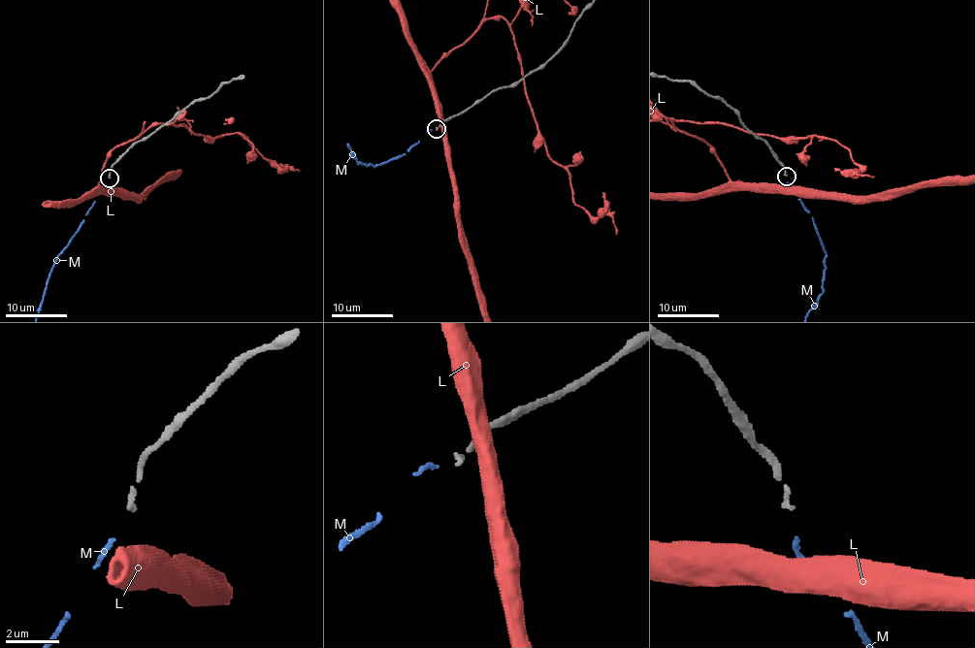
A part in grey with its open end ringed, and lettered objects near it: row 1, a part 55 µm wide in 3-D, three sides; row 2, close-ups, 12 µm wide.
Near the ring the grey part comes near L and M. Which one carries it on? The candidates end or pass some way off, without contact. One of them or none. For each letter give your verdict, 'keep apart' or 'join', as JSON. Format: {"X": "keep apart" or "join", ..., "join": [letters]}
{"L": "keep apart", "M": "join", "join": ["M"]}

